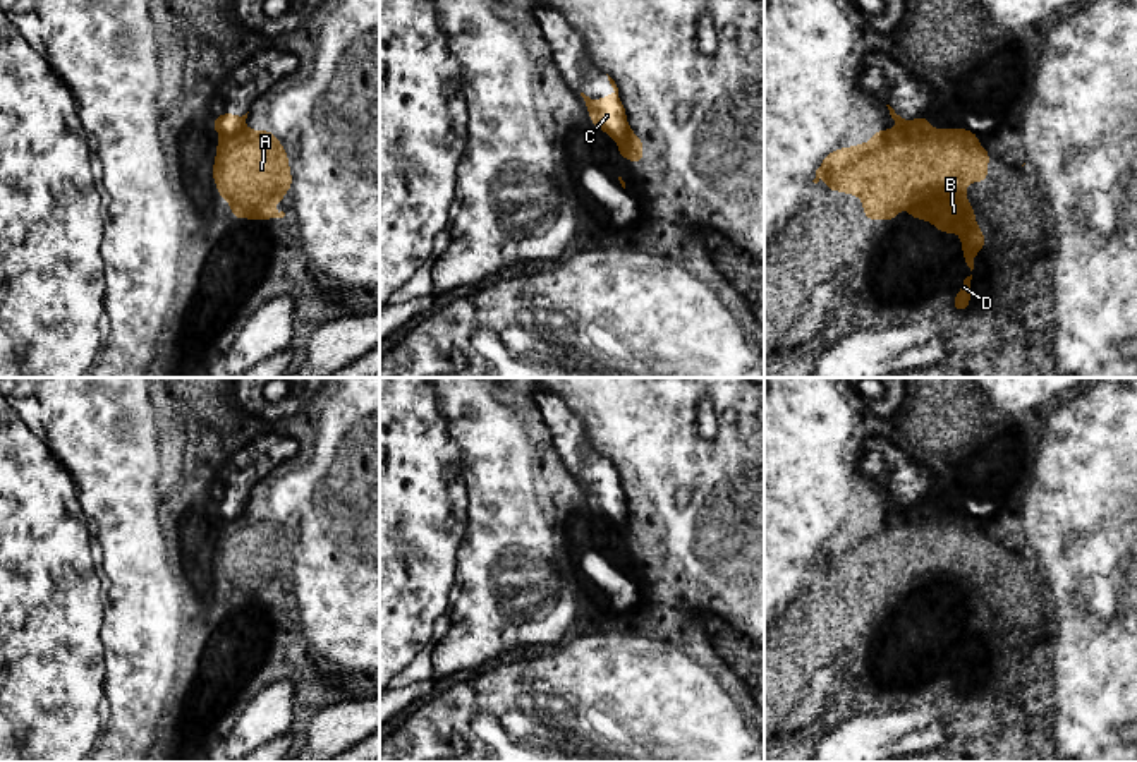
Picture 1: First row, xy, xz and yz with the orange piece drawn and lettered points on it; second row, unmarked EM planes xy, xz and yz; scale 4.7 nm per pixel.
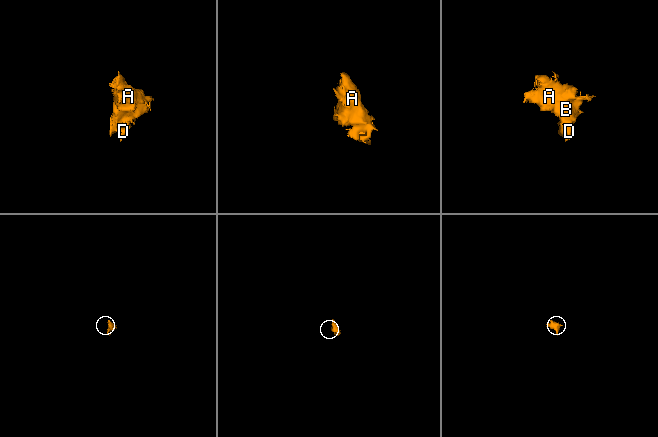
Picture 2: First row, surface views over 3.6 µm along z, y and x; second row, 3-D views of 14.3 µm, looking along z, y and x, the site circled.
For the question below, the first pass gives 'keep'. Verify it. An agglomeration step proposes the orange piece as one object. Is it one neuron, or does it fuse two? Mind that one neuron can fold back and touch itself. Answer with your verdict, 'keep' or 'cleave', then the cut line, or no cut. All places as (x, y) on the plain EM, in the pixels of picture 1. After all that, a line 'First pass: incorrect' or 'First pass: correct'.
cleave; cut in xy along (243, 514), (224, 520)
First pass: incorrect

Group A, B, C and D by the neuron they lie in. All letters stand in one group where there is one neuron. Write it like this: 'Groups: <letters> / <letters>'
Groups: A B D / C

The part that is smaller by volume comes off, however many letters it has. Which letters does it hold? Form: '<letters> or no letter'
C

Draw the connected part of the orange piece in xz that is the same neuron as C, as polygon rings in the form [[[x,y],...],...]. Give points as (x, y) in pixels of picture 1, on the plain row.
[[[610,460],[608,465],[615,475],[611,481],[598,486],[591,484],[584,477],[581,477],[581,481],[589,493],[589,503],[593,505],[593,508],[620,527],[629,517],[629,508],[625,503],[625,493],[618,482],[618,472]]]

